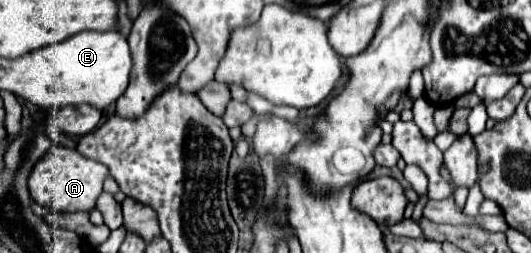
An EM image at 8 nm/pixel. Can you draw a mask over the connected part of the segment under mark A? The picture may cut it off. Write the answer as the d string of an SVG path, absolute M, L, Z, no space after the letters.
M50 146L50 150L36 162L28 176L28 190L32 200L54 212L90 212L96 206L96 198L102 192L102 182L108 176L108 168L96 160L82 156L78 150L66 146Z

